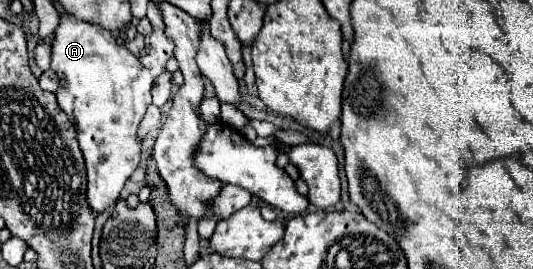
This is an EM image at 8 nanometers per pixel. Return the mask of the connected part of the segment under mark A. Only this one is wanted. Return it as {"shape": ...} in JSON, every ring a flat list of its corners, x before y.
{"shape":[[61,16,61,24,55,30,53,40,53,60,51,68,59,76,57,102,63,112,69,116,73,126,77,128,77,140,85,156,87,166,87,204,91,212,97,216,99,212,115,206,119,194,127,182,127,178,135,172,141,160,141,140,137,138,137,126,145,116,147,106,151,104,151,72,139,62,135,54,131,54,123,44,119,44,109,30,77,20,73,16]]}

